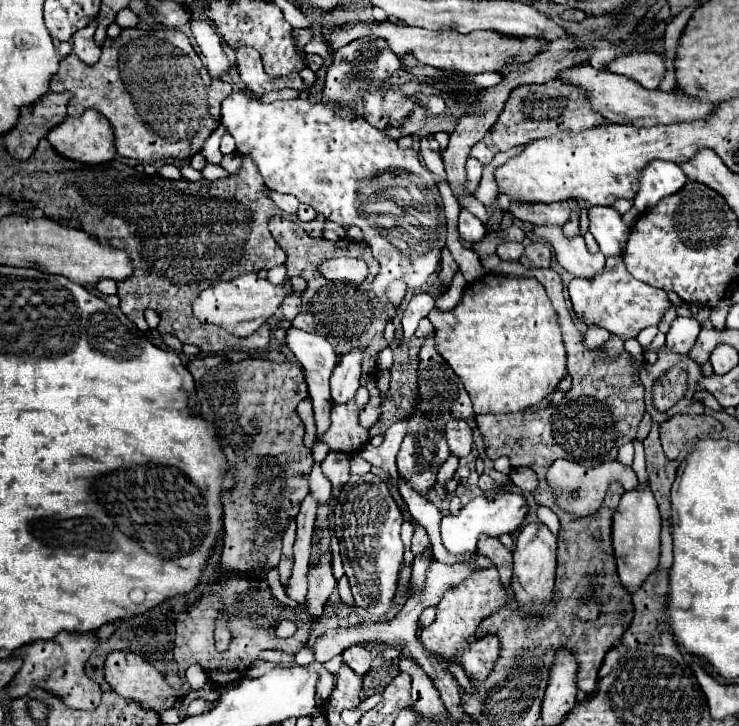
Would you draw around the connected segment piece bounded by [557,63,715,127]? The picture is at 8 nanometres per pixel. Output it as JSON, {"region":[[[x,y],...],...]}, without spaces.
{"region":[[[589,63],[569,67],[569,69],[561,71],[561,75],[557,75],[557,79],[561,79],[563,83],[573,83],[573,85],[581,87],[585,91],[587,99],[591,101],[593,111],[597,111],[611,123],[621,123],[621,125],[651,127],[651,125],[659,125],[659,123],[671,125],[671,123],[683,123],[683,121],[697,121],[697,119],[709,117],[715,107],[711,103],[703,103],[703,101],[697,101],[697,99],[691,99],[685,95],[677,97],[675,93],[649,91],[629,77],[615,75],[609,71],[597,71],[595,67],[589,67]]]}

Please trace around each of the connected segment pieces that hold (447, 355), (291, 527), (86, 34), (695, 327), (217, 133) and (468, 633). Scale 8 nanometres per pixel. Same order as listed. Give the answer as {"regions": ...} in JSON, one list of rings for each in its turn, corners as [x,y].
{"regions":[[[[487,275],[487,283],[485,279],[477,279],[475,283],[469,283],[461,301],[457,303],[455,309],[451,311],[441,311],[441,309],[431,309],[429,313],[429,321],[435,327],[435,347],[439,351],[439,355],[451,365],[451,369],[455,371],[455,375],[461,379],[465,391],[469,393],[471,401],[473,401],[473,409],[475,415],[479,413],[513,413],[519,409],[527,409],[537,405],[539,401],[543,401],[547,395],[551,395],[555,391],[555,387],[559,385],[559,381],[567,375],[567,365],[565,365],[565,345],[563,345],[563,337],[561,337],[561,329],[557,323],[557,313],[545,293],[545,287],[537,281],[537,279],[525,279],[525,277],[505,277],[505,275]]],[[[289,521],[287,531],[283,535],[283,557],[293,559],[293,543],[295,543],[295,523]]],[[[95,23],[73,35],[73,53],[87,65],[97,63],[97,59],[101,57],[101,49],[93,41],[93,31],[95,31]]],[[[677,317],[667,333],[667,347],[675,353],[685,355],[697,341],[701,325],[691,317]]],[[[220,124],[219,127],[205,141],[201,154],[205,157],[208,163],[220,165],[222,154],[219,146],[221,138],[225,132],[227,132],[227,128]]],[[[485,567],[481,571],[473,571],[465,583],[459,583],[457,587],[449,587],[449,591],[443,595],[441,603],[437,605],[437,619],[421,629],[421,643],[439,657],[459,663],[469,679],[483,681],[491,673],[497,657],[499,657],[499,639],[495,635],[477,639],[475,629],[481,625],[485,617],[489,617],[493,611],[497,611],[501,605],[509,601],[507,589],[499,581],[499,573],[495,567]]]]}

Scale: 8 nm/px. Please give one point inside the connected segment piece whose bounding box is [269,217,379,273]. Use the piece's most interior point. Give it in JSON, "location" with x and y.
{"location":[298,245]}

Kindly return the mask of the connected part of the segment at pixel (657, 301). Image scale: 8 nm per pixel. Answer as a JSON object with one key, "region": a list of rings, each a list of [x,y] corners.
{"region":[[[615,255],[607,259],[607,265],[601,275],[595,275],[593,279],[573,279],[569,283],[569,297],[573,303],[573,311],[579,319],[585,321],[585,325],[597,325],[607,329],[611,335],[617,335],[619,339],[635,339],[641,329],[657,325],[665,313],[667,307],[671,307],[667,293],[661,289],[655,289],[647,283],[637,281],[625,267],[623,257]]]}

